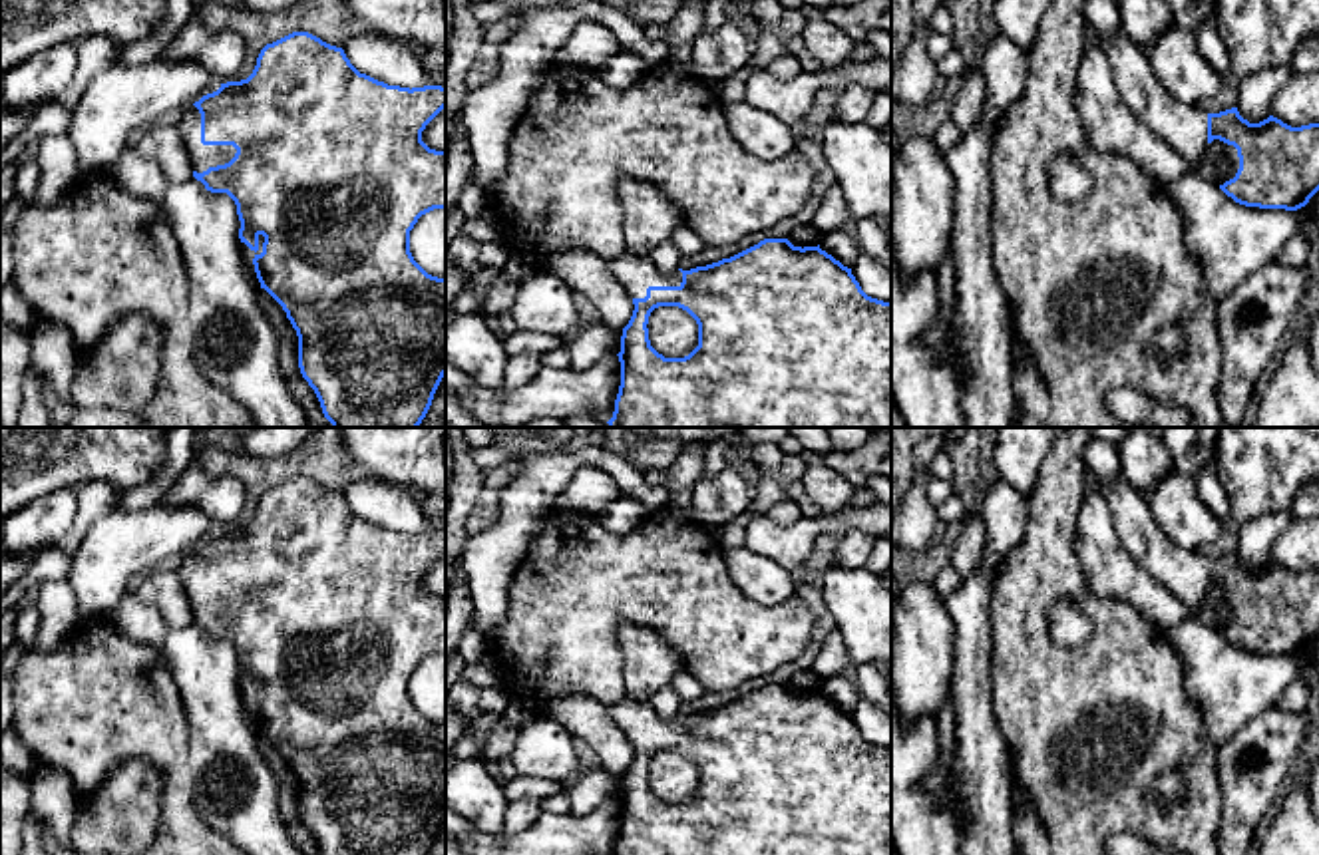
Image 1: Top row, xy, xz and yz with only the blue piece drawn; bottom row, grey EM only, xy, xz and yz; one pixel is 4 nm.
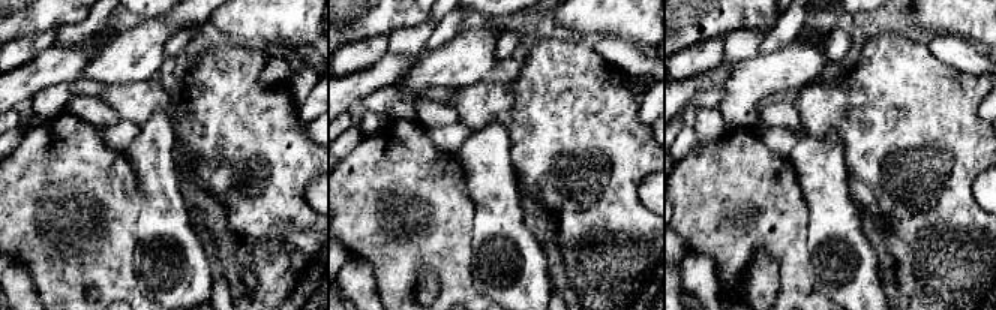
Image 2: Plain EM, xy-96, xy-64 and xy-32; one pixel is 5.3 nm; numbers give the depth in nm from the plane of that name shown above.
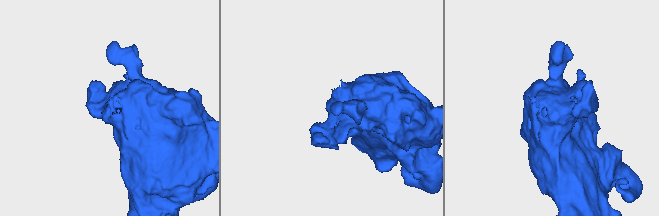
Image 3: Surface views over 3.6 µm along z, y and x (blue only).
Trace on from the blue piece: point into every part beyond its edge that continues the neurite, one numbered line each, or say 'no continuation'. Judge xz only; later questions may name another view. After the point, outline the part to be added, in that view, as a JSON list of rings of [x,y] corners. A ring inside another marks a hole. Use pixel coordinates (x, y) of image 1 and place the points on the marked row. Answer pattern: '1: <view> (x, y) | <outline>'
1: xz (635, 273) | [[[621,255],[607,260],[609,272],[631,298],[645,298],[649,286],[680,286],[682,272],[660,272],[649,255]]]

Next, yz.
1: yz (1184, 128) | [[[1122,28],[1114,38],[1100,38],[1100,48],[1112,62],[1118,93],[1132,115],[1198,169],[1208,149],[1206,107],[1176,99]]]

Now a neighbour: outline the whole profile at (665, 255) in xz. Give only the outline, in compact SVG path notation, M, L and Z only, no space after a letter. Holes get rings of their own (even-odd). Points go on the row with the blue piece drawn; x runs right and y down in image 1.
M670 239L660 241L651 253L649 253L653 264L660 272L674 272L680 268L682 255L680 251L672 245Z

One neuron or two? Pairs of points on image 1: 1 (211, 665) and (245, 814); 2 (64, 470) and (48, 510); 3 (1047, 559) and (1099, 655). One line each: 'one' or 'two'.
1: one
2: two
3: one

